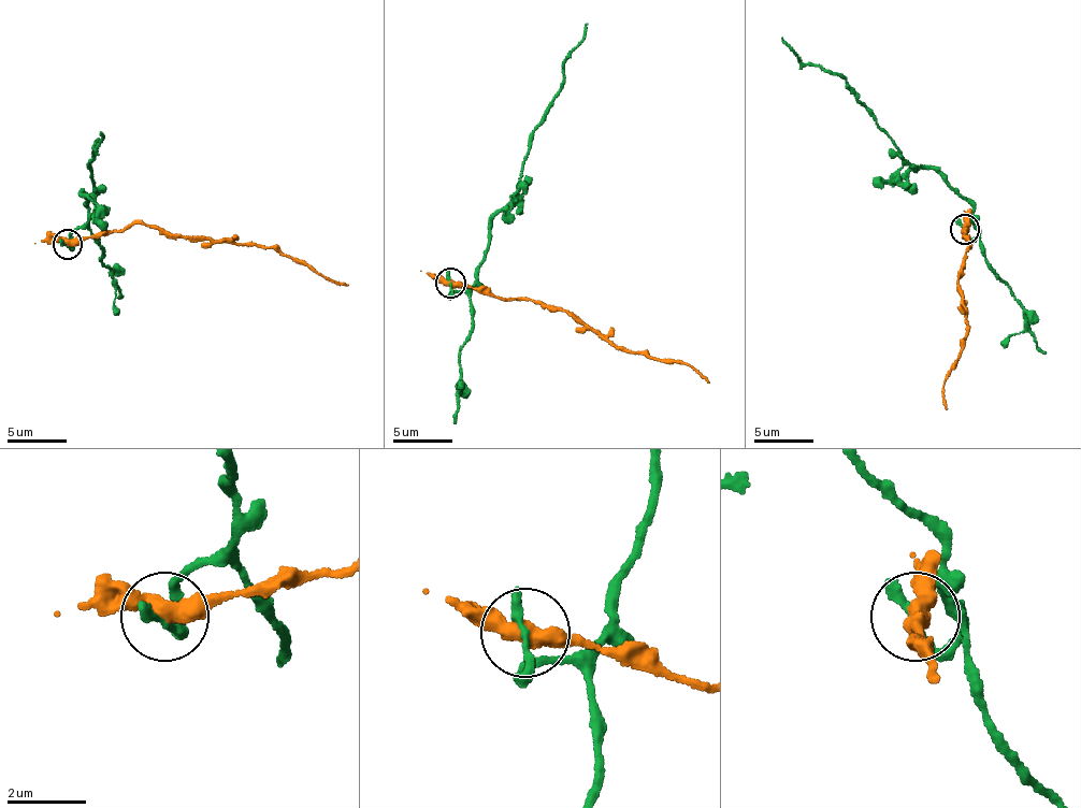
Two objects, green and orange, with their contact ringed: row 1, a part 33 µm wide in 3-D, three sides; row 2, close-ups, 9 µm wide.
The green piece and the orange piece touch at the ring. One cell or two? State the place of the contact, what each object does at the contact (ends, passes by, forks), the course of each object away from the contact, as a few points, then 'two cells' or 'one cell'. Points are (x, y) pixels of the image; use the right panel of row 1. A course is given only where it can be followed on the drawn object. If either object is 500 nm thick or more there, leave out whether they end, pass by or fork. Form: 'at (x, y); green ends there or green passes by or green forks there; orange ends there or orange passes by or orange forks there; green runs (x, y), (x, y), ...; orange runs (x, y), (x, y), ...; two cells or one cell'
at (964, 229); green ends there; orange passes by; green runs (964, 228), (971, 237), (978, 232), (974, 206), (930, 169), (902, 158), (844, 76), (807, 65), (781, 39); orange runs (964, 228), (961, 233), (966, 233), (970, 247), (962, 258), (956, 285), (967, 333), (942, 390), (947, 410); two cells

